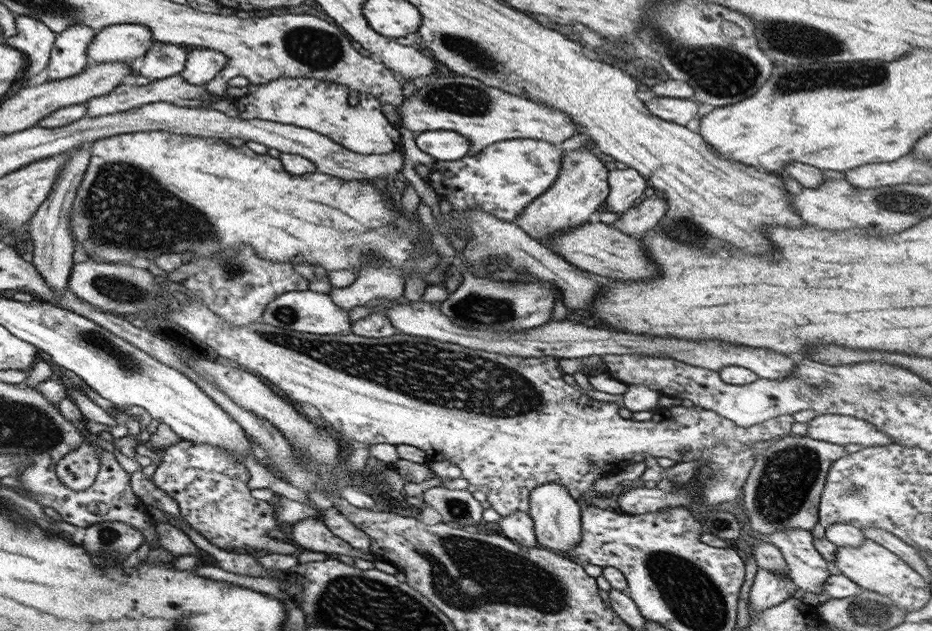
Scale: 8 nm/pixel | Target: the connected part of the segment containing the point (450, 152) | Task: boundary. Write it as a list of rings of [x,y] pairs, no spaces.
[[[451,130],[420,132],[415,136],[415,146],[435,161],[459,160],[468,154],[469,145],[465,136]]]

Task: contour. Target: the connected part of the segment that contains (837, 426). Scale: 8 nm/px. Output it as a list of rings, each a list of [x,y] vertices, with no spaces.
[[[818,415],[807,423],[804,436],[831,444],[861,444],[862,447],[883,447],[894,439],[879,432],[873,424],[845,415]]]

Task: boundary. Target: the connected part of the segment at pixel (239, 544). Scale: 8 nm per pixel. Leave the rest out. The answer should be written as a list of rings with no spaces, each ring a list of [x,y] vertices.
[[[181,439],[161,451],[161,462],[150,476],[153,485],[177,502],[180,518],[209,544],[221,550],[253,548],[294,557],[301,553],[299,546],[282,543],[267,534],[269,530],[279,529],[272,505],[250,496],[246,486],[250,477],[248,471],[226,456],[224,450],[211,444]]]

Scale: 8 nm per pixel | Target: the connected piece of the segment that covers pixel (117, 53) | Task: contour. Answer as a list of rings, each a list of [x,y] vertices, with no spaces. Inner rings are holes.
[[[113,24],[95,32],[85,54],[91,65],[99,62],[125,62],[136,64],[154,40],[147,26],[141,24]]]

